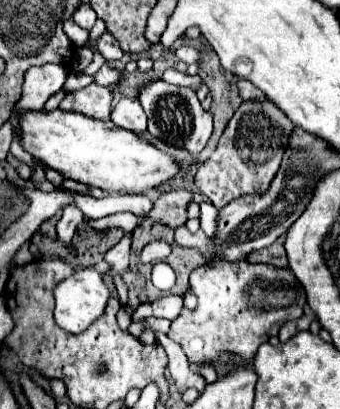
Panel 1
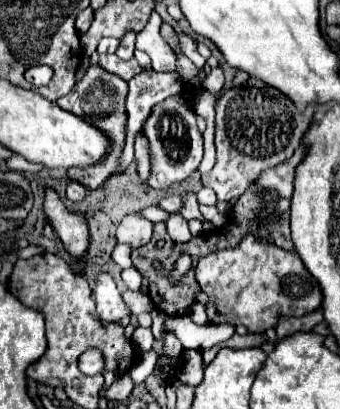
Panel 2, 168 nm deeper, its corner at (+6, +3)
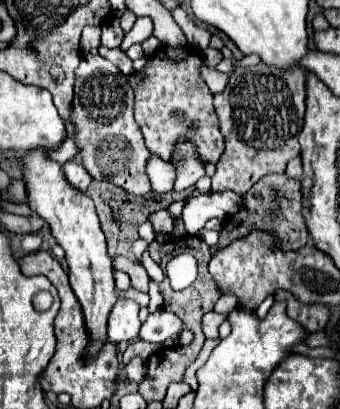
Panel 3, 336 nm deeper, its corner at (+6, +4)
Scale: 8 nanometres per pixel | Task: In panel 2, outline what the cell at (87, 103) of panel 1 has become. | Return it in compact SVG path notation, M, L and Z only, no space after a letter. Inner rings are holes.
M89 64L87 72L83 74L83 78L73 86L73 90L59 98L57 104L63 108L63 110L69 110L73 112L75 116L83 118L85 122L89 122L91 126L95 126L97 130L101 130L109 142L111 142L111 148L105 156L103 162L95 164L95 166L85 166L85 168L71 168L69 170L69 178L71 180L77 180L81 182L83 186L87 186L89 190L95 190L99 188L109 176L113 176L121 164L121 154L123 154L123 146L125 146L125 134L127 134L127 110L125 110L125 98L127 98L127 82L107 70L103 70L99 64Z

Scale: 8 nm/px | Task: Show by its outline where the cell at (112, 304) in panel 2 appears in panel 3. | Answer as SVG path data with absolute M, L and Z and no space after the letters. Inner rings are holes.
M119 297L109 313L107 325L111 327L111 343L123 345L139 335L139 305L133 299Z

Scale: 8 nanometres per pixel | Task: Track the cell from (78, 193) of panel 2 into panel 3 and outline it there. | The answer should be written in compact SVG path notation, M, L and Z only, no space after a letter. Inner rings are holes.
M67 161L67 163L63 165L63 171L65 171L65 177L67 177L69 185L73 185L73 187L79 189L79 191L87 191L87 187L89 187L89 183L91 183L91 177L89 177L89 173L83 169L81 163L77 163L77 161Z

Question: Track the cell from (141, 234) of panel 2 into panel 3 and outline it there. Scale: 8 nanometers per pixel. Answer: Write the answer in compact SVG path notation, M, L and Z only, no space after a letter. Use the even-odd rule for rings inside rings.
M165 209L151 213L147 219L153 225L155 233L171 233L171 229L173 229L173 217Z

